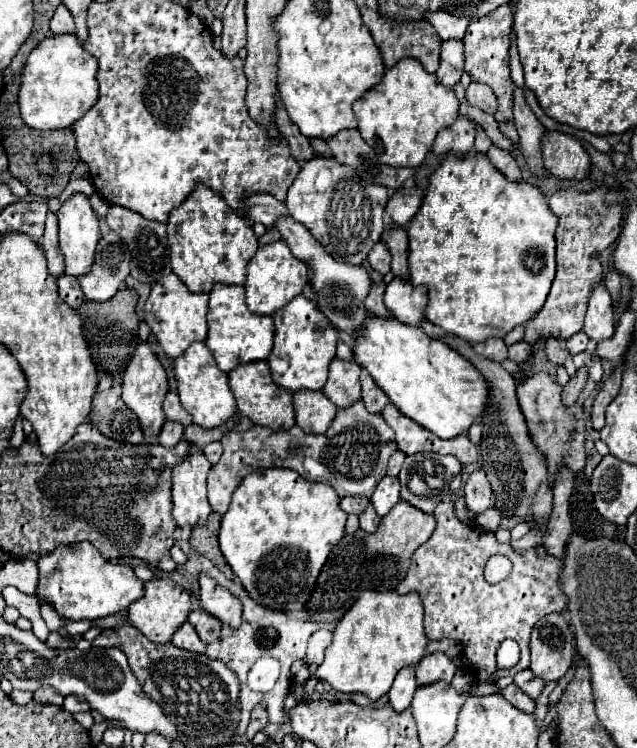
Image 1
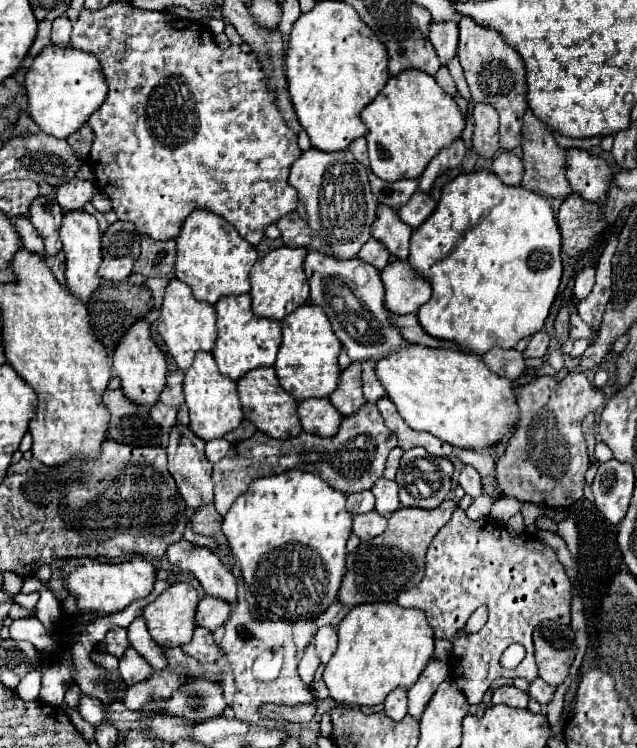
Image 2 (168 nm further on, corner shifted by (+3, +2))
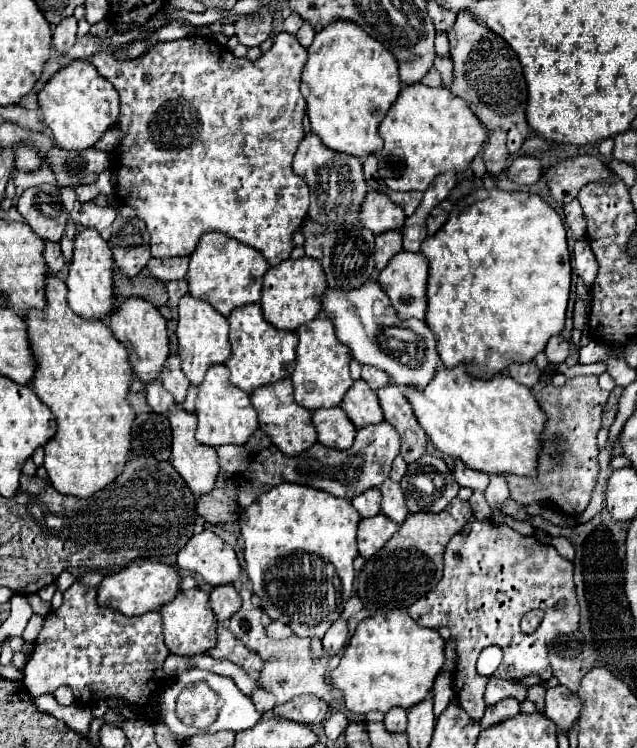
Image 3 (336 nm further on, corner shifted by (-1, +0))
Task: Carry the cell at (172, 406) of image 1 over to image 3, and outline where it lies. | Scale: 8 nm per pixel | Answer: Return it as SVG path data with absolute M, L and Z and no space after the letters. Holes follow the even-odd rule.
M171 354L165 364L163 364L163 370L159 374L159 380L163 382L163 386L167 388L167 392L171 392L171 396L175 398L175 402L183 402L185 400L185 394L187 394L187 388L191 386L181 370L181 364L179 364L179 356L177 354Z

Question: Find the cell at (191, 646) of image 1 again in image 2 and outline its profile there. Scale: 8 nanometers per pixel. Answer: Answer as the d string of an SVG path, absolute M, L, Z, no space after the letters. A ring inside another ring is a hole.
M201 626L195 628L191 642L183 644L181 650L199 662L215 662L221 656L221 648L213 642L213 636Z

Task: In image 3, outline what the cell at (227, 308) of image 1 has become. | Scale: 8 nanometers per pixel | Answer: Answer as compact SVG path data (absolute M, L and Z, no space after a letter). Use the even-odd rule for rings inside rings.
M261 304L255 306L241 306L231 314L229 318L231 324L231 358L225 362L225 366L231 370L231 382L251 394L259 386L273 384L277 380L289 378L291 370L295 368L295 346L297 346L297 334L295 332L283 332L275 326L271 326L263 318Z

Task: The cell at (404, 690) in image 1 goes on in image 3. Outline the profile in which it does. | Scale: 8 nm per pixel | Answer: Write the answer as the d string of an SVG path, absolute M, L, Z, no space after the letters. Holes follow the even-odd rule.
M393 708L391 712L385 714L385 720L383 720L387 732L405 732L405 726L407 726L407 712L403 708Z

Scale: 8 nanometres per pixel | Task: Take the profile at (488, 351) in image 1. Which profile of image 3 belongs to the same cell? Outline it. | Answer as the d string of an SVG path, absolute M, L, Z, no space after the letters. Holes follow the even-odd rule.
M531 362L531 364L521 364L521 366L511 366L511 370L507 372L515 382L527 386L527 388L533 388L537 382L539 382L539 376L541 376L541 370Z

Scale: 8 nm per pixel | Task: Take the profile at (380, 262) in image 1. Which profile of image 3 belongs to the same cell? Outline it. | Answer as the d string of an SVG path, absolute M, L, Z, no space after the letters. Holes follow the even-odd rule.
M387 230L375 238L375 264L377 270L383 270L387 262L399 254L401 248L401 232L399 230Z

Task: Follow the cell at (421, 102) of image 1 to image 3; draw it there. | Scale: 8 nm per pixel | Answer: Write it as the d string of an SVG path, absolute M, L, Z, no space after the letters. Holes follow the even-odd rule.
M413 84L401 90L397 102L387 112L385 120L379 126L379 134L385 140L383 150L377 154L379 160L379 174L385 180L385 184L391 190L419 190L425 192L427 186L435 180L435 176L453 170L453 172L465 172L473 158L481 152L481 148L487 142L487 130L481 126L479 118L469 110L467 102L463 98L453 96L447 88L429 88L425 84Z

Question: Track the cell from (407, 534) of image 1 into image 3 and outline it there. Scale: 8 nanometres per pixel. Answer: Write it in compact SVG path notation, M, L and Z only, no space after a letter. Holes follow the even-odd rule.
M455 498L447 510L439 514L419 512L409 514L401 524L399 532L387 542L387 546L365 562L365 568L357 574L355 592L363 600L369 612L387 612L395 608L409 608L415 600L425 596L443 576L443 552L447 542L465 526L465 522L473 516L469 502Z

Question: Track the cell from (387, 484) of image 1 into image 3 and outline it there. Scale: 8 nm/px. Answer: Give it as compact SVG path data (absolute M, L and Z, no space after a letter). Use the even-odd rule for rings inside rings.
M387 478L387 482L383 482L383 486L379 486L381 494L383 494L383 502L381 502L381 512L387 514L391 520L395 522L403 522L409 514L407 506L405 506L405 498L401 492L401 486L397 482L393 482L391 478Z

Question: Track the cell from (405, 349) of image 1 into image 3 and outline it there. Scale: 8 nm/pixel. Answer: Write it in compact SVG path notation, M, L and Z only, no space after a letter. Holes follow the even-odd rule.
M459 366L459 370L439 368L435 378L429 382L425 390L407 390L407 400L425 434L431 438L435 448L441 450L443 454L455 456L463 460L471 470L479 470L491 476L515 474L515 476L535 478L537 460L541 452L541 434L545 430L547 416L541 410L535 396L531 394L531 390L519 386L507 374L499 374L499 378L483 380L483 378L471 378L471 374L463 374L463 366Z

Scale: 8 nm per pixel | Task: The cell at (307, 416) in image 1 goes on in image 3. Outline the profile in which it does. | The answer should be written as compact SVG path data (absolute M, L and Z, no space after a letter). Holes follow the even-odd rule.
M341 408L315 410L313 422L319 434L319 442L323 446L335 450L347 450L349 446L353 446L355 426Z

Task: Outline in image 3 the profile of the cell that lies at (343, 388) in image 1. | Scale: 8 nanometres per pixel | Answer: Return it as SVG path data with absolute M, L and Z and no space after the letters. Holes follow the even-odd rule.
M357 380L351 386L351 390L347 392L347 398L343 400L341 408L345 410L345 414L349 416L349 420L357 428L383 422L383 410L379 406L377 394L363 380Z

